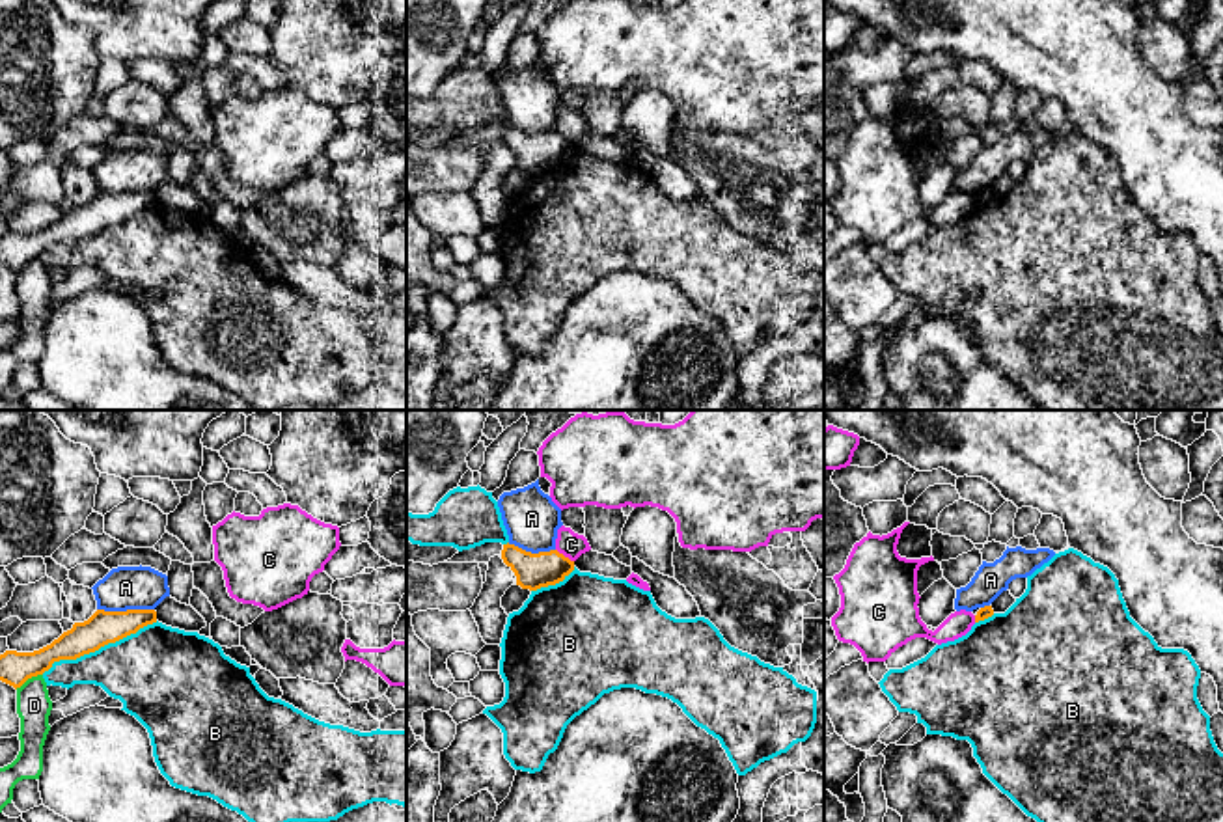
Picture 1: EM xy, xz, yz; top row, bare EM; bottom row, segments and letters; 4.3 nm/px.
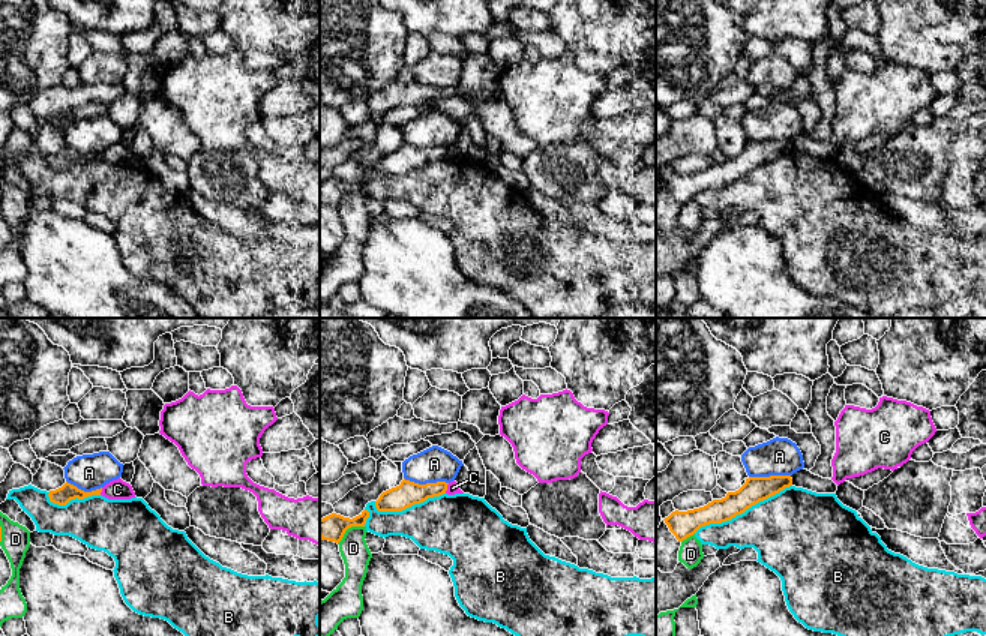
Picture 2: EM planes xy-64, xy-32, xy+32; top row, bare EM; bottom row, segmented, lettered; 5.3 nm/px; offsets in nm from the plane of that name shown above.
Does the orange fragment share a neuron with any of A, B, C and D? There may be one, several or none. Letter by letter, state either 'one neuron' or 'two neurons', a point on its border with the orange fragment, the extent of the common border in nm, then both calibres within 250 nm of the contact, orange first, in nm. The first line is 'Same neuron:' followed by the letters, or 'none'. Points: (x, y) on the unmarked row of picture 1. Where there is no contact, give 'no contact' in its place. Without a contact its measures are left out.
Same neuron: none
A: two neurons | xy (127, 192) | 240 nm | 140/190 nm
B: two neurons | xy (99, 230) | 550 nm | 140/360 nm
C: two neurons | xz (563, 138) | 100 nm | 160/110 nm
D: two neurons | xy (28, 260) | 140 nm | 140/150 nm

